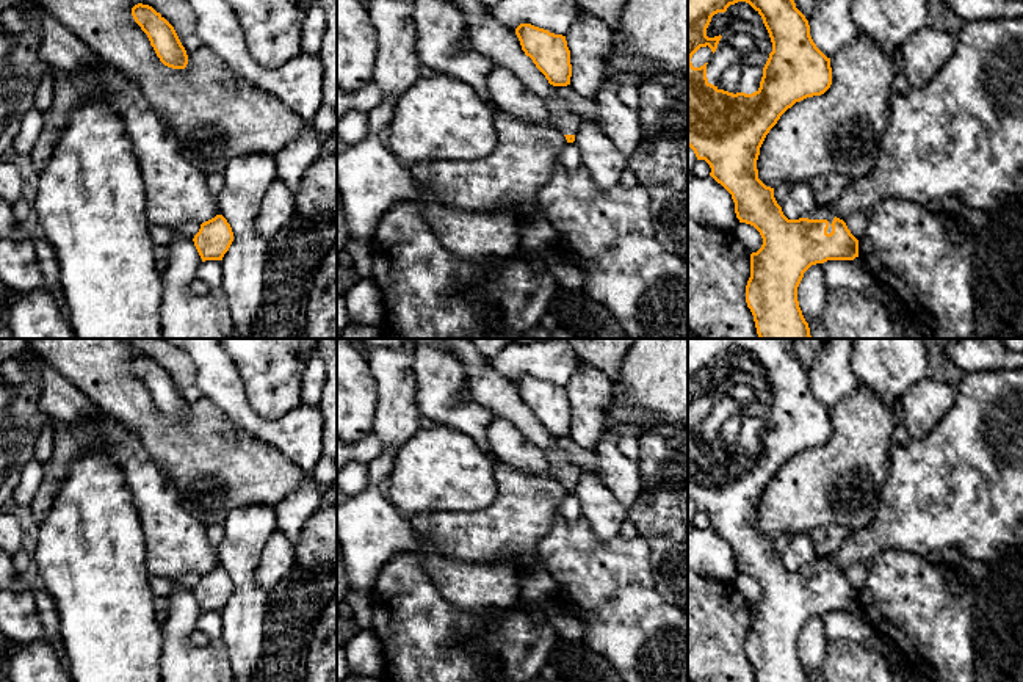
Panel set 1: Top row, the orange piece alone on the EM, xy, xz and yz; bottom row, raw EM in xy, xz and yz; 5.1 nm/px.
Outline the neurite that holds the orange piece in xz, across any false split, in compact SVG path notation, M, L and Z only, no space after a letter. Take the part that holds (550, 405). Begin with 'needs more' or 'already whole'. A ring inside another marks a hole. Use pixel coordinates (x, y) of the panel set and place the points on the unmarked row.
already whole; M520 375L515 379L515 386L525 406L533 411L550 436L570 436L572 415L566 387L531 375Z

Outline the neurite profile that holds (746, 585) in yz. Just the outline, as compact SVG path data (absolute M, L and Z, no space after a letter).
M741 574L733 585L750 605L757 604L763 596L760 583L750 575Z

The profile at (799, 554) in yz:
M808 533L791 538L782 553L782 563L788 571L807 569L816 560L816 549Z

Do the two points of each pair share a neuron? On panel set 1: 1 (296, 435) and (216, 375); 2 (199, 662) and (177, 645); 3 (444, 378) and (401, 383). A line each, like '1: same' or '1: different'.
1: same
2: same
3: different

